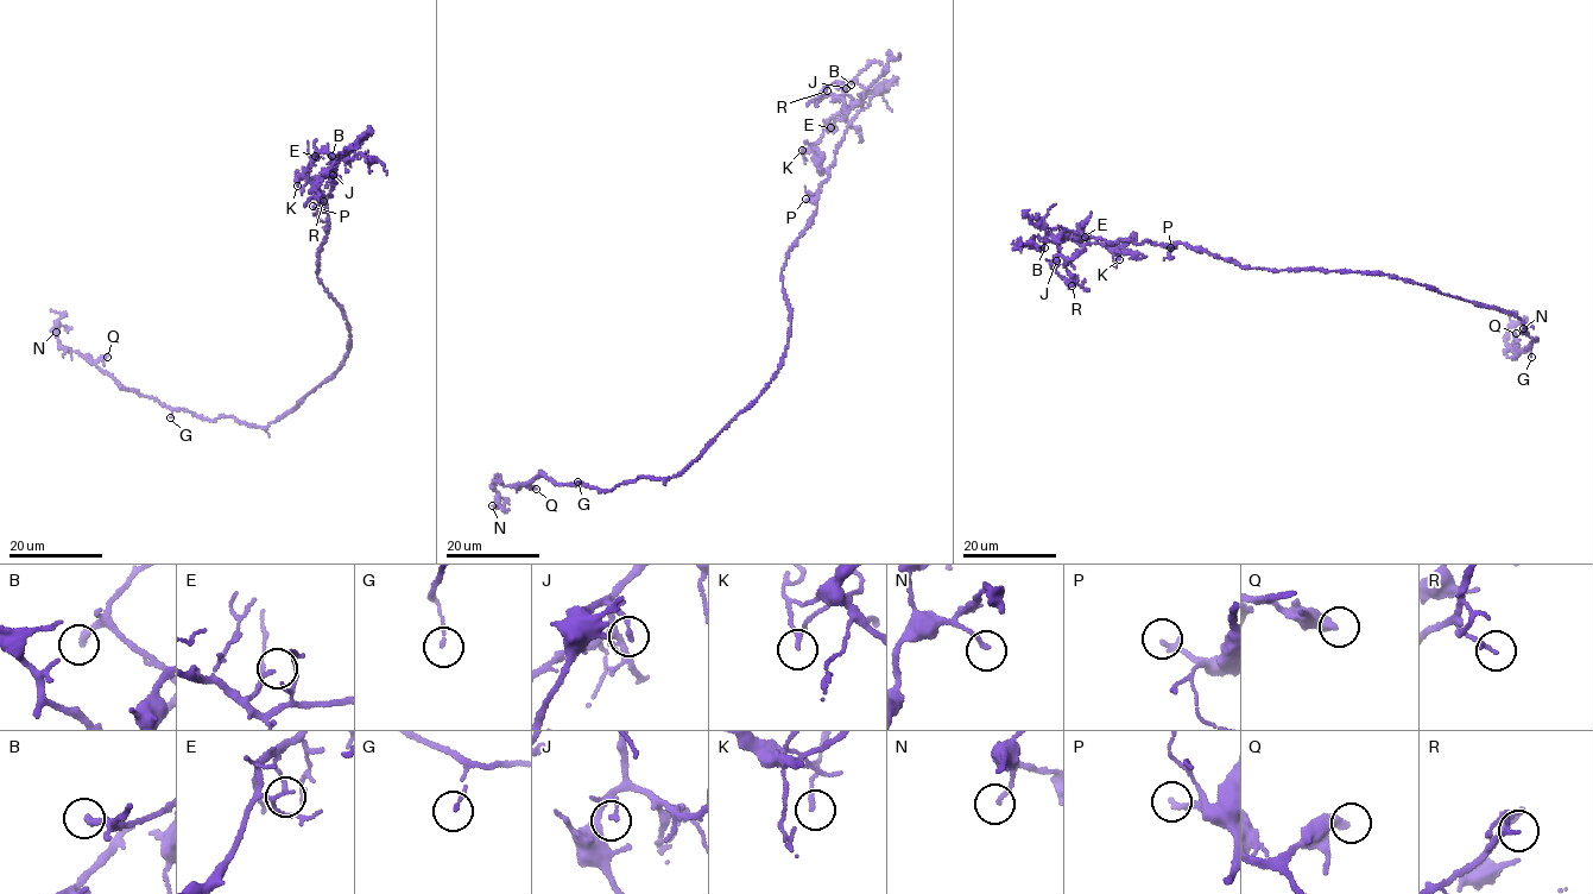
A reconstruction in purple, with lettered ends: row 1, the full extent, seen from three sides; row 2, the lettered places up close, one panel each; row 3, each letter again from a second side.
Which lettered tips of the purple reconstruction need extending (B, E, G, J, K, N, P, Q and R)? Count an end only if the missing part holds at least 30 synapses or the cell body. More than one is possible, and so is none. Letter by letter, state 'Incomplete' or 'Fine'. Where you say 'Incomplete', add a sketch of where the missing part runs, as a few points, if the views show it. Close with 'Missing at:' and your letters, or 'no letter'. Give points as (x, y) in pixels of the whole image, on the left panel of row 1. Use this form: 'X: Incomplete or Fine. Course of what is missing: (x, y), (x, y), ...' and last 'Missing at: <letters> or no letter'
B: Incomplete. Course of what is missing: (332, 156), (318, 155), (308, 174), (291, 171)
E: Fine
G: Fine
J: Fine
K: Fine
N: Fine
P: Fine
Q: Fine
R: Fine
Missing at: B

